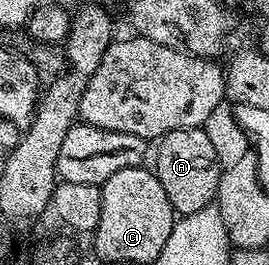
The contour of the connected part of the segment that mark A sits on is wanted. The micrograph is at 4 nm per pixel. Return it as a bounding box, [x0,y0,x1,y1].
[155,129,223,216]

